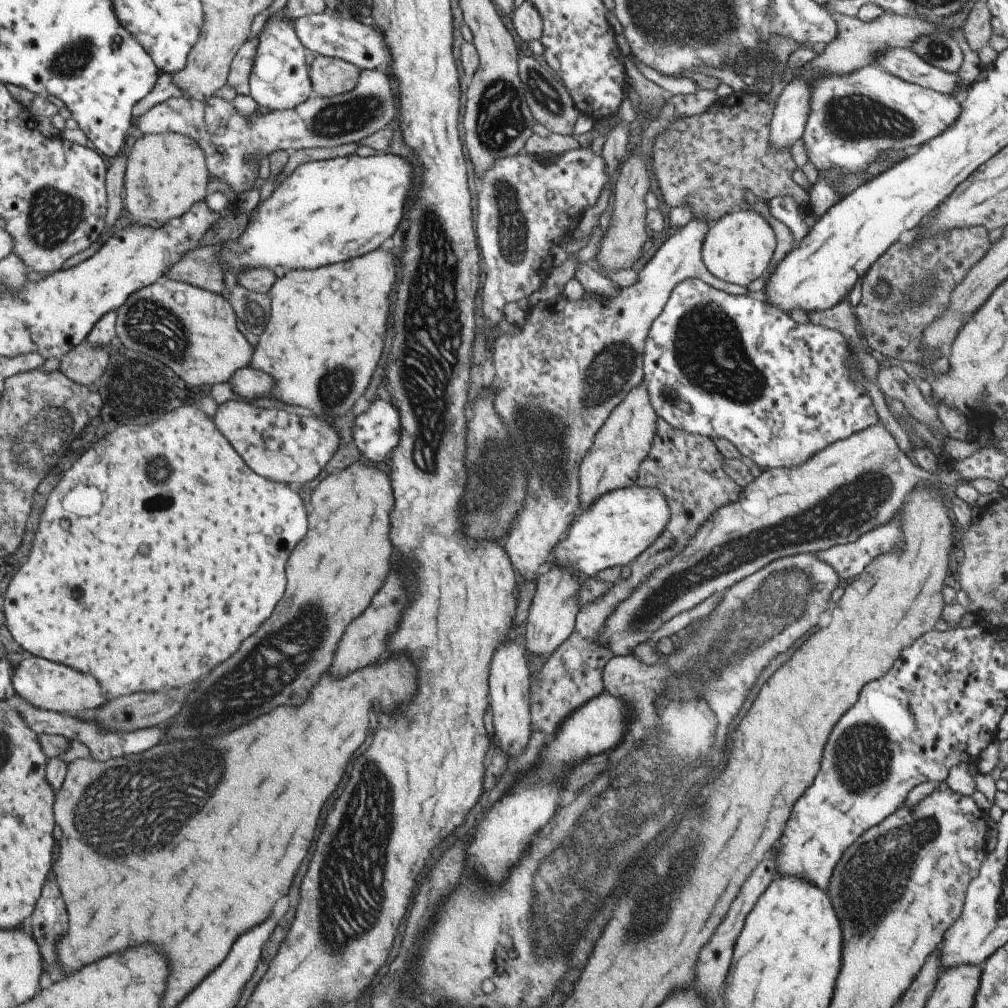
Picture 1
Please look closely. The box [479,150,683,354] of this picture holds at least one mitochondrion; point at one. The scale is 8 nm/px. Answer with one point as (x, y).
(514, 237)

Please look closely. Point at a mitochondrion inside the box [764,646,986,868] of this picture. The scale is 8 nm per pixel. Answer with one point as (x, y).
(863, 756)

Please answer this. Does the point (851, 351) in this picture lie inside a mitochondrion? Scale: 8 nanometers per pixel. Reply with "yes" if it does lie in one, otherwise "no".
no

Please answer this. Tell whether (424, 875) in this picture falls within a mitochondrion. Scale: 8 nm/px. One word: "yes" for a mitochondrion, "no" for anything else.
no

